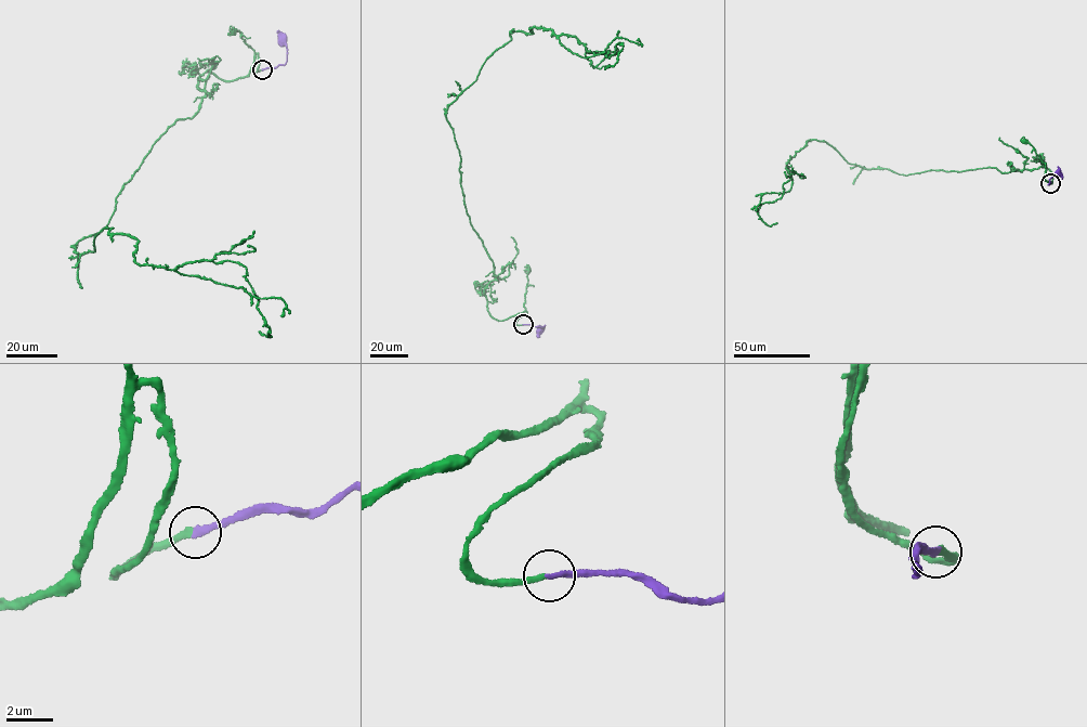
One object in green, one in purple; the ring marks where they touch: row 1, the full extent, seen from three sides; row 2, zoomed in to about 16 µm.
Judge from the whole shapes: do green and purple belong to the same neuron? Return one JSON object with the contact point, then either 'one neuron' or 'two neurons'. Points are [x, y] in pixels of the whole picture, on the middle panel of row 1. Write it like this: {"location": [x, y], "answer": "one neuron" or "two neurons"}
{"location": [523, 324], "answer": "one neuron"}

